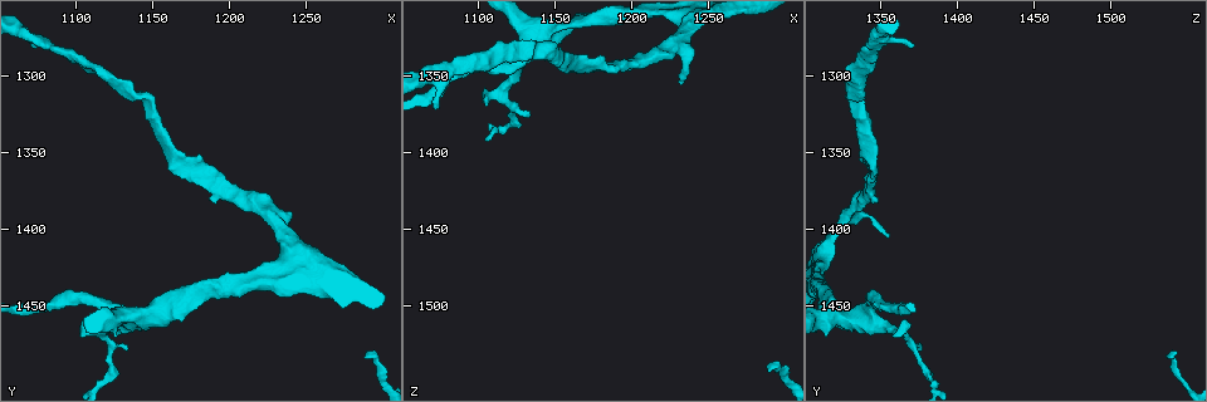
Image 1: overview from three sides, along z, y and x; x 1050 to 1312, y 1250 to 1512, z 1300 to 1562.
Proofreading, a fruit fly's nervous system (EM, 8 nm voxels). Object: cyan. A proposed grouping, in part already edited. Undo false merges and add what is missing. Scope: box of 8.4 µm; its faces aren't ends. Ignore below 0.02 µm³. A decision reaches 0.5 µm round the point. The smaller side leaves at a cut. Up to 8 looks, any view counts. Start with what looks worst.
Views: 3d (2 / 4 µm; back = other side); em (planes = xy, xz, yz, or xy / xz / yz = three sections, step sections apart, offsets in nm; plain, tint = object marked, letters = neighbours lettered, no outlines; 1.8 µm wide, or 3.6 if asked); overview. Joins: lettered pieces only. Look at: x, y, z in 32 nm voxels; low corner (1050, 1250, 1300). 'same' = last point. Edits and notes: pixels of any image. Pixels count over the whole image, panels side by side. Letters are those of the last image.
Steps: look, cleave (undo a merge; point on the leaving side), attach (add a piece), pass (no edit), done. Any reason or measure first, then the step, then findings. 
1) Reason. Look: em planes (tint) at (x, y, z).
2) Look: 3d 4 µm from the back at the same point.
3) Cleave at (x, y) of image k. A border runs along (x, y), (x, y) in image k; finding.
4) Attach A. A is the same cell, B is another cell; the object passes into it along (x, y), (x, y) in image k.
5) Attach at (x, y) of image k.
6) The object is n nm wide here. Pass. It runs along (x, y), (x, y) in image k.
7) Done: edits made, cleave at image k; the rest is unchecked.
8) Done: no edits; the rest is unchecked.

An open end. Look: em planes (plain) at (1104, 1458, 1364).

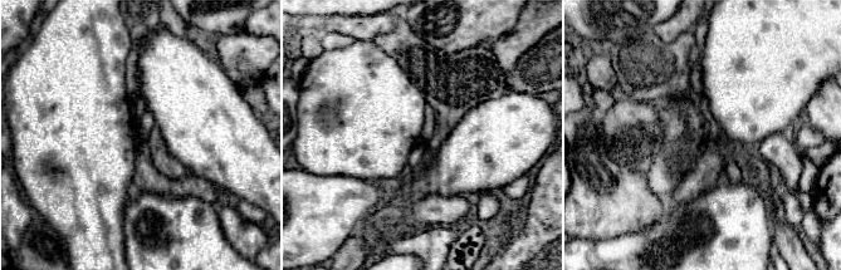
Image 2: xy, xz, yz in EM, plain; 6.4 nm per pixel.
Look: em planes (letters) at the same point.

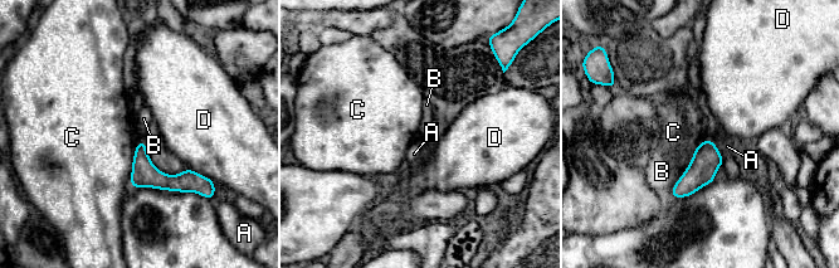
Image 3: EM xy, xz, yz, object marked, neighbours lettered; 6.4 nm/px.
Pass. A, B, C and D are other cells; it runs along (138, 147), (162, 181), (200, 178) in image 3; none of them fits.

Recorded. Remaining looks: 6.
Sudden change in width. Look: 3d 2 µm at (1140, 1458, 1324).

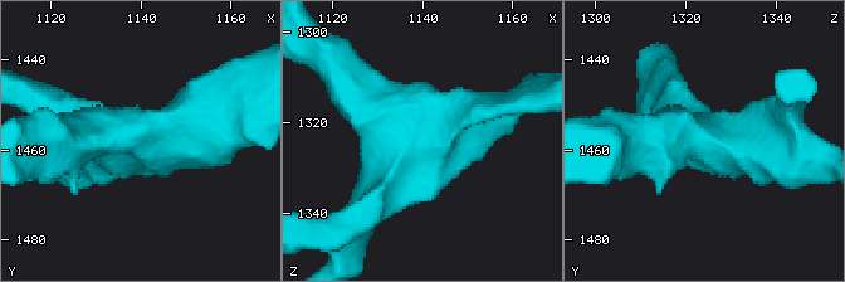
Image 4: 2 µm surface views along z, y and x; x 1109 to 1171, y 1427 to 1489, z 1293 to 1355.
Shape alone is not enough. Look: em planes (letters) at (1141, 1458, 1323).

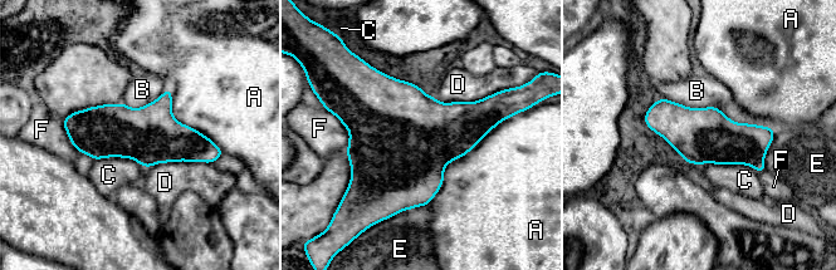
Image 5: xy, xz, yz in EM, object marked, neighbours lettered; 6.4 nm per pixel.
Pass. A, B, C, D, E and F are other cells; it runs along (66, 122), (214, 148) in image 5; all the same cell.

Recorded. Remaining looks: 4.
Tapers out. Look: em planes (plain) at (1074, 1280, 1370).

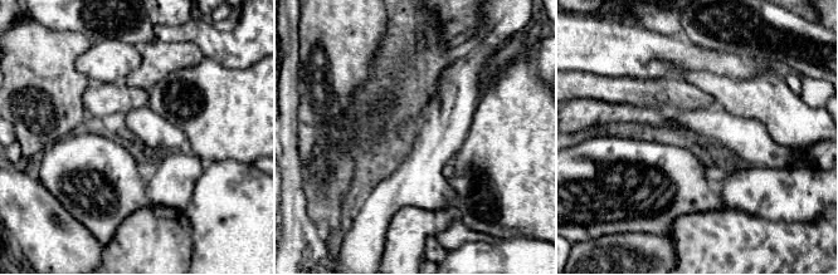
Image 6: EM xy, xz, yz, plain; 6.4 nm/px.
What lies round it. Look: em planes (letters) at the same point.

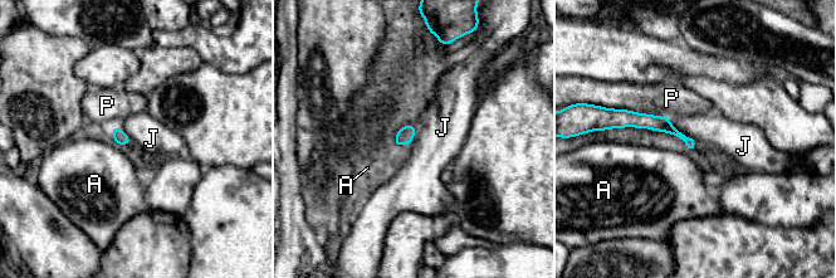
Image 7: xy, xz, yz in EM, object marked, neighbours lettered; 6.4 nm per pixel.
Pass. A, J and P are other cells; no lettered piece goes on from it.

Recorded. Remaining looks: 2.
Branch stops here. Look: 3d 2 µm at (1178, 1354, 1336).

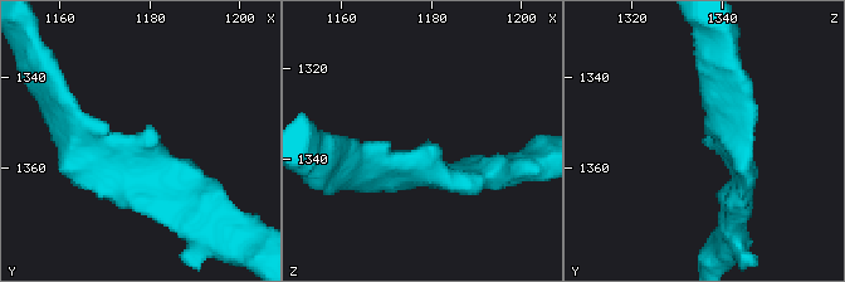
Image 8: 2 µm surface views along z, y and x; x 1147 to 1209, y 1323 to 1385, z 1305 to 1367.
Need the tissue. Look: em planes (letters) at (1178, 1352, 1337).

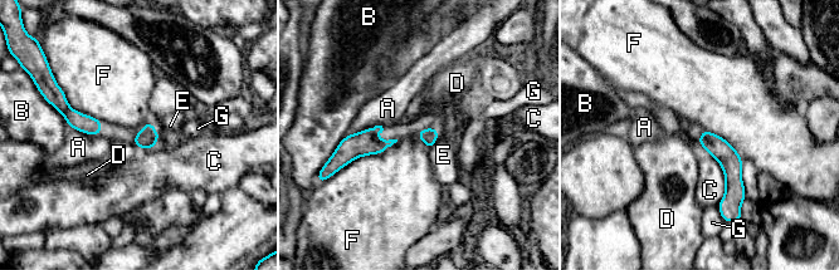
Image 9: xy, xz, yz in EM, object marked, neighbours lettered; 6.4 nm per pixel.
The object is 110 nm wide here. Pass. A, B, C, D, E, F and G are other cells; it runs along (705, 133), (731, 162), (723, 202) in image 9; none of them fits.

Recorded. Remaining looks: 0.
Done: no edits; the rest is unchecked.

